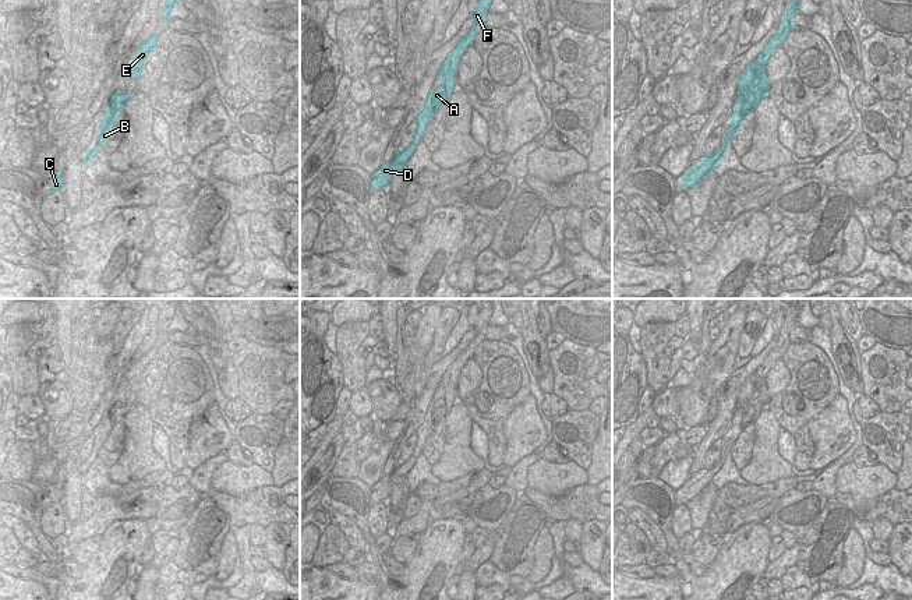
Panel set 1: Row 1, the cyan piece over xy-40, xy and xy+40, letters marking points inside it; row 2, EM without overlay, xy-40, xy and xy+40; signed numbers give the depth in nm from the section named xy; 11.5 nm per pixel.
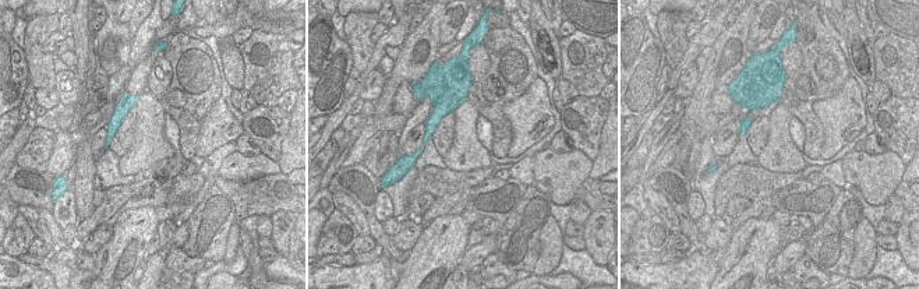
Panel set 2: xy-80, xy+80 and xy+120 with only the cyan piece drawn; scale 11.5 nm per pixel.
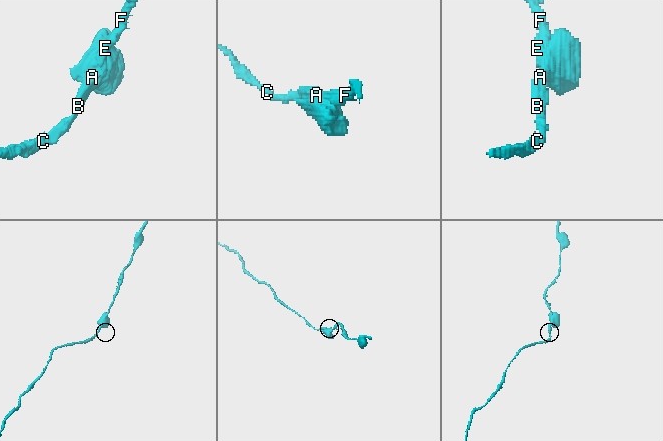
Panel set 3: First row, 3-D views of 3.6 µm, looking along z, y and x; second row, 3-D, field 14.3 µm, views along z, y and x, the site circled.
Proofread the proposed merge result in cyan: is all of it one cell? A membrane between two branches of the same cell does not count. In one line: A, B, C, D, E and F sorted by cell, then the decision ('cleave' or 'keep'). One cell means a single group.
A B C D E F; keep

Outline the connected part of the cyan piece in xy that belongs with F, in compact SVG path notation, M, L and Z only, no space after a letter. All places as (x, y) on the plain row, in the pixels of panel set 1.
M492 308L478 310L478 315L473 325L476 336L469 343L469 346L457 356L457 359L445 370L441 382L436 388L436 392L442 393L443 398L428 406L424 421L416 433L417 442L413 456L407 462L396 465L390 476L382 476L382 479L371 488L371 504L388 501L392 493L392 487L395 484L404 484L407 473L414 466L417 456L423 452L424 445L430 434L432 433L434 427L442 419L446 420L450 407L453 406L453 400L457 396L457 377L460 374L460 370L469 359L474 357L476 347L485 339L485 328L488 325L491 314Z

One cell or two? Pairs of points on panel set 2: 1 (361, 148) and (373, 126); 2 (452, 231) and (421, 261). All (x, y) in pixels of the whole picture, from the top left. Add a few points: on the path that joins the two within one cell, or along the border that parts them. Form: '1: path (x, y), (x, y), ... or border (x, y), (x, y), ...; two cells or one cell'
1: path (364, 143), (368, 131); one cell
2: path (444, 239), (430, 254); one cell

